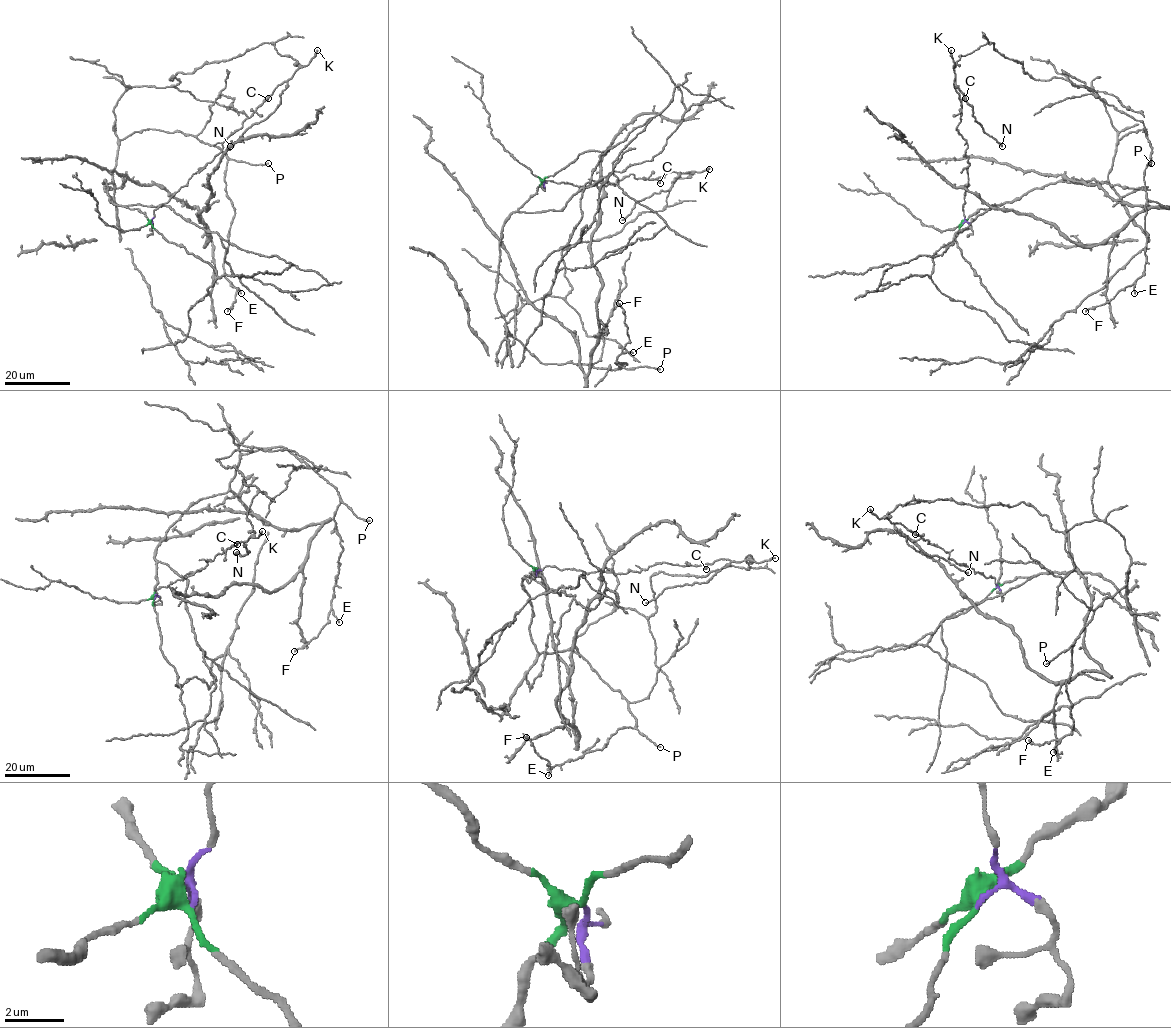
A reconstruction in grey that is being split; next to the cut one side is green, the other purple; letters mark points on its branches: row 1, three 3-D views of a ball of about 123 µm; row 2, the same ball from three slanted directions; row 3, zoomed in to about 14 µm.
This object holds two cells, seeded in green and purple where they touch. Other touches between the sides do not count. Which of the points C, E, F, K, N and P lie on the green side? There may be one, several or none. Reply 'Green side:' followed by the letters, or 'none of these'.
Green side: E, F, P

